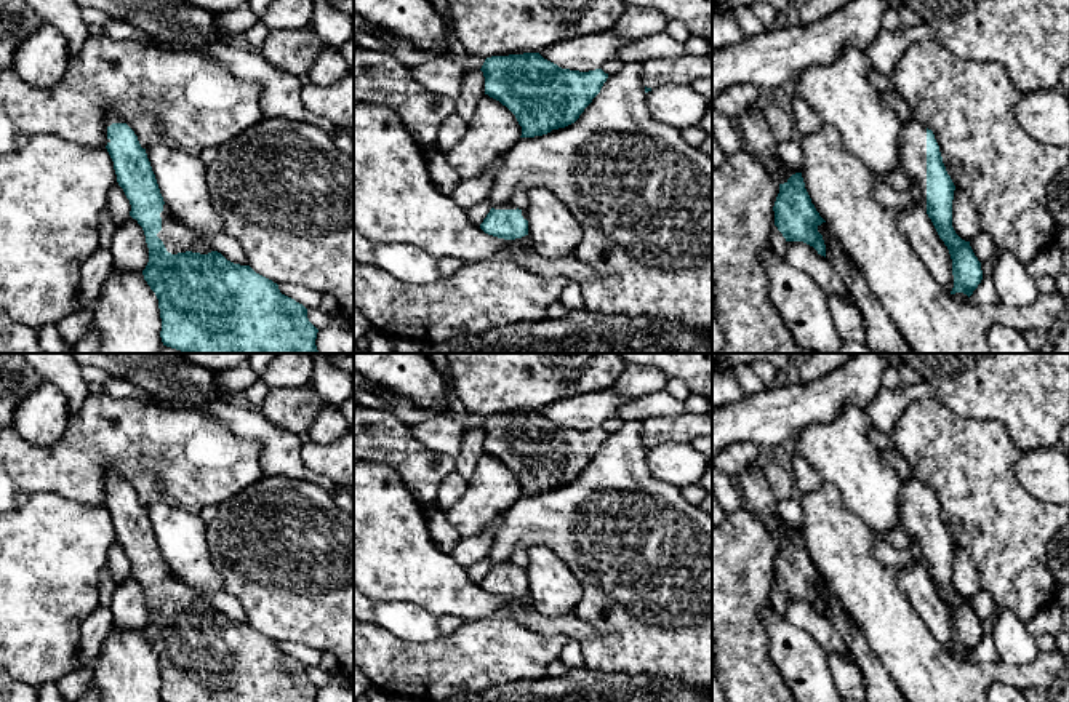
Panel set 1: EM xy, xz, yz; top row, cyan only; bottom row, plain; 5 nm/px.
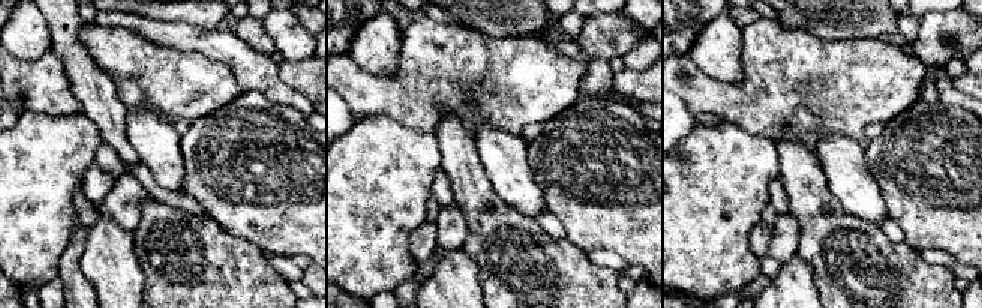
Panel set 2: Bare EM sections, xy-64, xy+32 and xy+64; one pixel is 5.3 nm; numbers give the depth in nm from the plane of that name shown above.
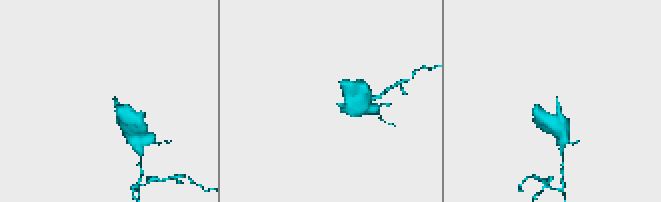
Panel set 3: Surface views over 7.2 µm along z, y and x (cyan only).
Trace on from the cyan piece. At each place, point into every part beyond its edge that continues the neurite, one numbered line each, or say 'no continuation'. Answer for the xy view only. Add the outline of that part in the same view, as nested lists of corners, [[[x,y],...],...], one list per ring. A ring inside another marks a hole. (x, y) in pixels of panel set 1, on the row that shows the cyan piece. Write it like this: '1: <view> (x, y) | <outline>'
1: xy (176, 237) | [[[163,205],[160,217],[162,230],[157,233],[157,237],[163,241],[168,253],[178,254],[192,251],[208,254],[213,251],[194,230],[187,229],[184,224],[176,222],[171,217],[171,211],[166,205]]]

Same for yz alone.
1: yz (912, 141) | [[[914,115],[901,130],[899,158],[899,168],[920,187],[927,200],[927,128]]]

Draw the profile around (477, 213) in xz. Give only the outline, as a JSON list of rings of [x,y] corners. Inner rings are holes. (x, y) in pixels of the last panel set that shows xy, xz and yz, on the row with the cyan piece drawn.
[[[486,198],[474,206],[470,206],[467,213],[467,219],[472,225],[480,227],[490,209],[493,208],[491,201]]]

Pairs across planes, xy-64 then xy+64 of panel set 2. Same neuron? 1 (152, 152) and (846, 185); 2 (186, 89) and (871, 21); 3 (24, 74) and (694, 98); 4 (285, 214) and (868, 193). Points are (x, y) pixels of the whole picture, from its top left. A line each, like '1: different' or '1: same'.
1: same
2: different
3: same
4: different

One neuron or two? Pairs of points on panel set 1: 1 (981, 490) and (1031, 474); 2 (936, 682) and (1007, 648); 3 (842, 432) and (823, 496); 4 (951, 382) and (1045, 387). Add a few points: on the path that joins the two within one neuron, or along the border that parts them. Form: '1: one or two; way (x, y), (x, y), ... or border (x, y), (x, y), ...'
1: two; border (1023, 453), (1016, 480), (1048, 501)
2: two; border (1036, 658), (1016, 666), (1007, 666), (999, 661)
3: two; border (821, 480), (837, 490), (850, 512)
4: one; way (975, 382), (1021, 384)

